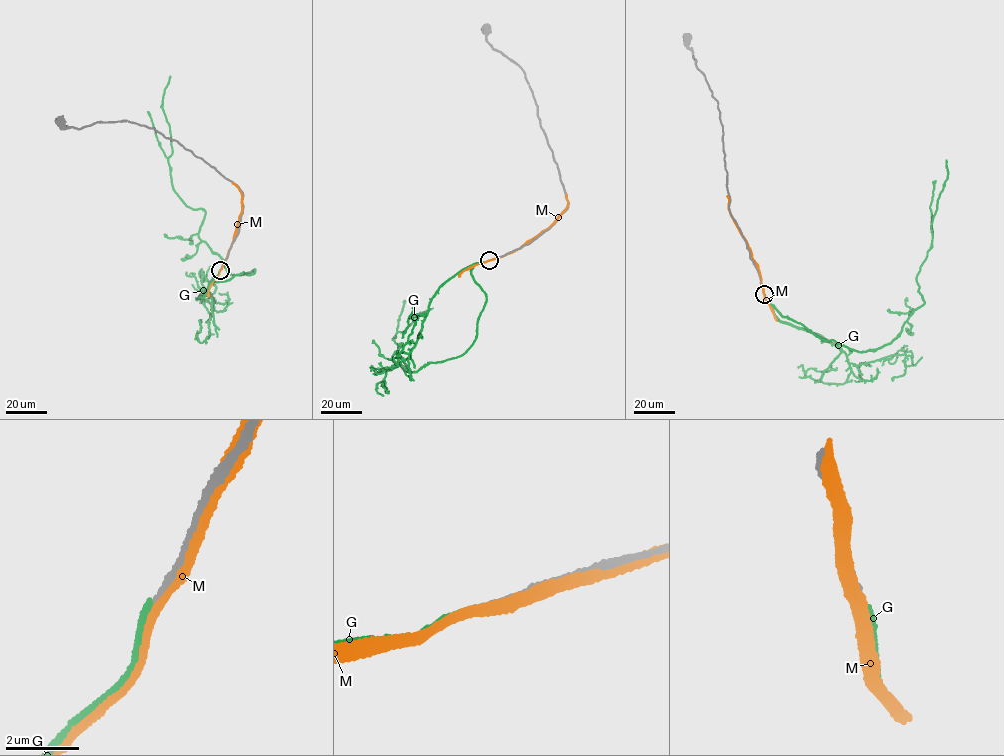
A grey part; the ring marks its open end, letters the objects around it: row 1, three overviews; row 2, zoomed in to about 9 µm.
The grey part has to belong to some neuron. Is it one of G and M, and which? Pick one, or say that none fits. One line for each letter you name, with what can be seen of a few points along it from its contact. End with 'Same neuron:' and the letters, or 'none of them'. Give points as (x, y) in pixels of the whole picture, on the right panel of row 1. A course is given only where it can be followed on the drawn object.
G: Its course: (764, 294), (782, 317), (817, 336), (859, 351), (887, 344), (924, 303), (916, 279), (930, 248), (946, 160)
Same neuron: G

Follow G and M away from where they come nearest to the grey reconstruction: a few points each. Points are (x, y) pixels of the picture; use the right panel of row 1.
G: (764, 294), (782, 317), (817, 336), (859, 351), (887, 344), (924, 303), (916, 279), (930, 248), (946, 160)
M: (763, 292), (758, 264), (732, 217), (727, 196)

